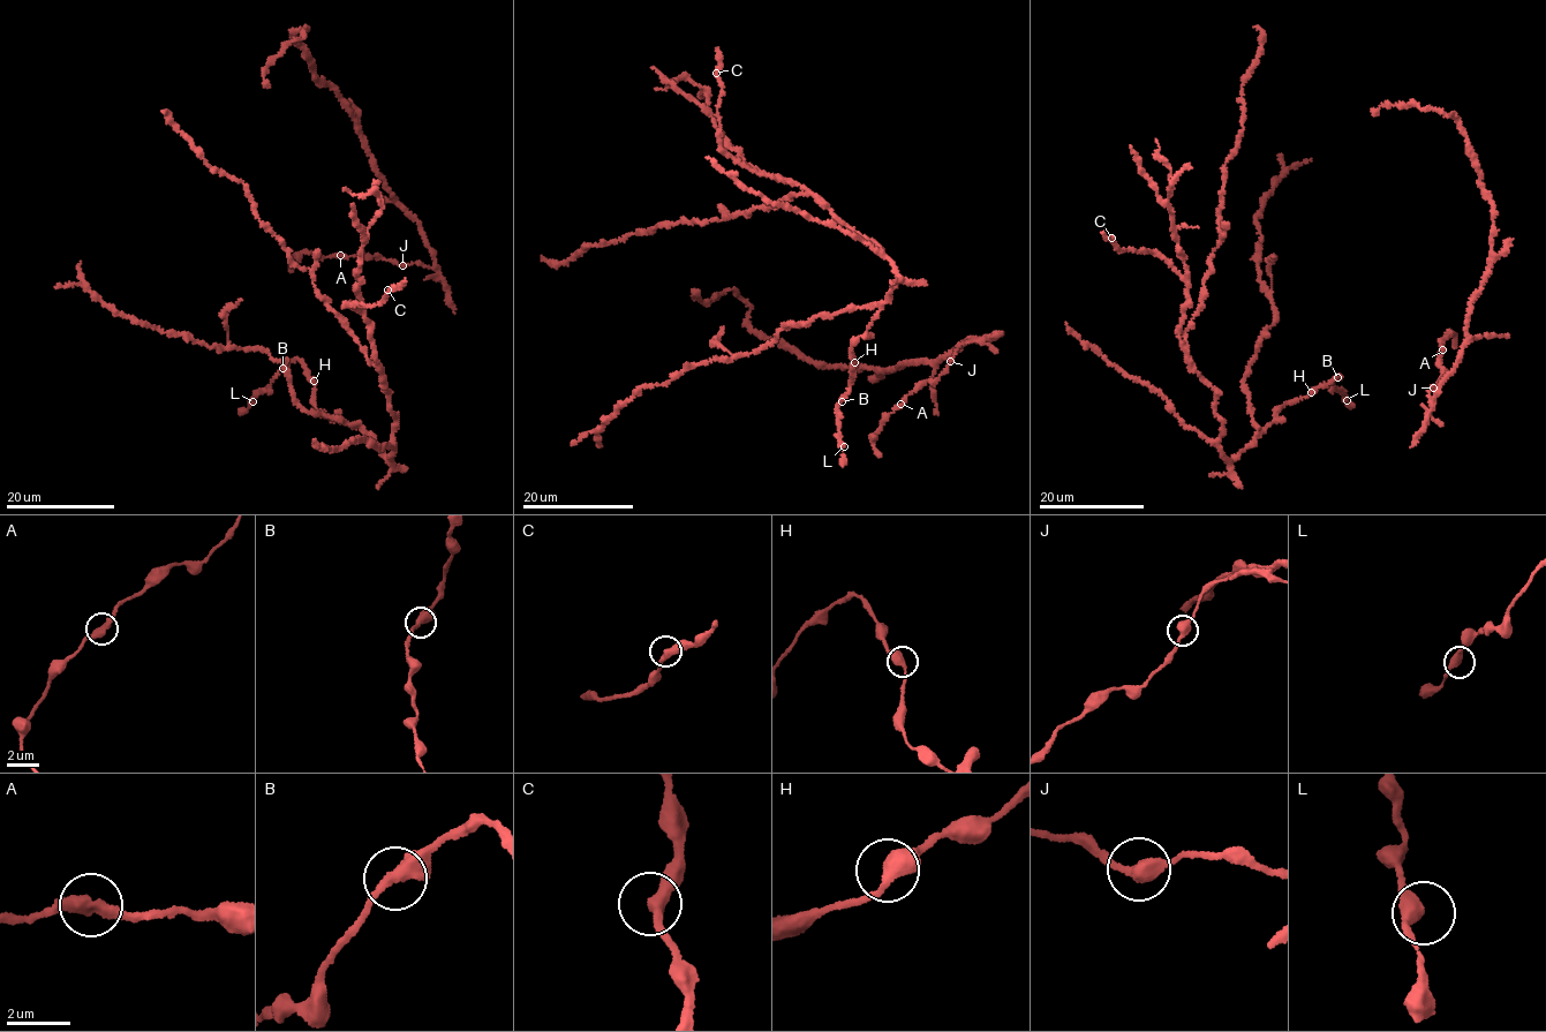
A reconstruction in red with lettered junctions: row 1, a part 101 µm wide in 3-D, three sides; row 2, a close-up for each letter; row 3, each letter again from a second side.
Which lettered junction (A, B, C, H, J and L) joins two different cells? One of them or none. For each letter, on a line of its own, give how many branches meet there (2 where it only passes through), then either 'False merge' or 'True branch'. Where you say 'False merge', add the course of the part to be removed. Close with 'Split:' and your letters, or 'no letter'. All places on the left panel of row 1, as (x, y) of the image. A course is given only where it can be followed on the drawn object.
A: Branches: 2. True branch
B: Branches: 2. True branch
C: Branches: 2. True branch
H: Branches: 2. True branch
J: Branches: 2. True branch
L: Branches: 2. True branch
Split: no letter

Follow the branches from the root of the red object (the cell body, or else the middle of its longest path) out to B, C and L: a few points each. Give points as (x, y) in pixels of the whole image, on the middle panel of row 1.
B: (850, 383), (842, 401)
C: (850, 383), (852, 343), (867, 330), (898, 277), (874, 243), (798, 183), (754, 172), (724, 150), (716, 73)
L: (850, 383), (837, 412), (844, 446)

